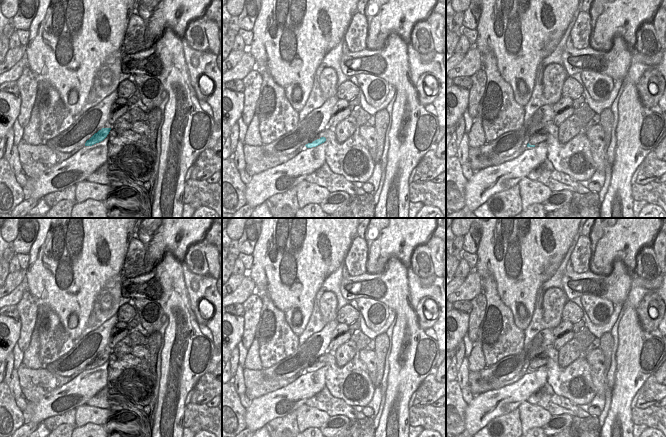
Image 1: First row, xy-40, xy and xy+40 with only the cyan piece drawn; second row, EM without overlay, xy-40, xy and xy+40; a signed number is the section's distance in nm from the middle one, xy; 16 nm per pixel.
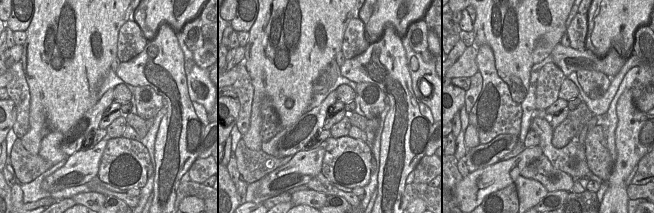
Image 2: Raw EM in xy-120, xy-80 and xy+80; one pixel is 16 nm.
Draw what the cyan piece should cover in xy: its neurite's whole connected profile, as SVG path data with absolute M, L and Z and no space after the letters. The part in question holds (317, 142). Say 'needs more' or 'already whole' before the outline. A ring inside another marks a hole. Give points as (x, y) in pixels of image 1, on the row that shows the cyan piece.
needs more; M326 130L320 132L312 141L310 141L305 146L307 148L316 147L326 141Z

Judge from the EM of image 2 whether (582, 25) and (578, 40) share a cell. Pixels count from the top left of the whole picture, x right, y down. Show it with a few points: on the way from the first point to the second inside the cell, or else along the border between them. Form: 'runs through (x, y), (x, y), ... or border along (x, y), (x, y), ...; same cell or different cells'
runs through (578, 29), (578, 36); same cell

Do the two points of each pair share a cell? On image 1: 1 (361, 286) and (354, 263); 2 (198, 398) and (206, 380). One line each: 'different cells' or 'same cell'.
1: different cells
2: same cell

